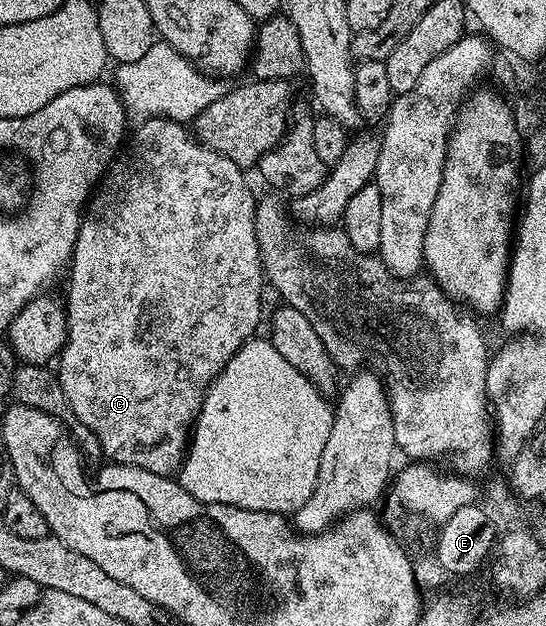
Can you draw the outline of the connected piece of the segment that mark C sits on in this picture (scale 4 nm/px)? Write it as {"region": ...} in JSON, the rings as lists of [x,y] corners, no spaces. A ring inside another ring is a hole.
{"region":[[[161,116],[155,120],[143,120],[135,128],[138,129],[135,132],[133,129],[128,143],[119,151],[114,163],[107,168],[105,176],[99,180],[98,186],[94,189],[82,218],[82,225],[78,231],[76,246],[74,247],[74,259],[68,265],[70,289],[67,290],[66,296],[64,295],[64,303],[66,305],[66,344],[62,347],[62,351],[57,357],[56,371],[60,386],[64,386],[64,394],[68,398],[68,404],[72,406],[76,418],[80,418],[80,422],[84,422],[84,426],[88,426],[88,430],[92,430],[92,434],[98,439],[98,448],[100,452],[106,455],[106,458],[109,458],[115,464],[135,464],[152,474],[173,477],[181,469],[182,462],[186,458],[194,422],[198,419],[198,412],[202,408],[202,403],[206,397],[206,391],[210,389],[210,384],[218,377],[220,370],[224,370],[224,366],[230,361],[232,354],[236,354],[236,350],[240,350],[240,346],[257,333],[254,331],[257,330],[258,323],[261,320],[263,323],[264,320],[264,312],[262,316],[262,284],[264,288],[264,273],[262,270],[260,250],[258,249],[256,230],[254,229],[256,196],[250,193],[250,188],[246,185],[247,173],[239,168],[236,162],[232,162],[224,154],[212,150],[207,144],[195,138],[192,135],[191,129],[185,123],[177,120],[166,120]]]}

